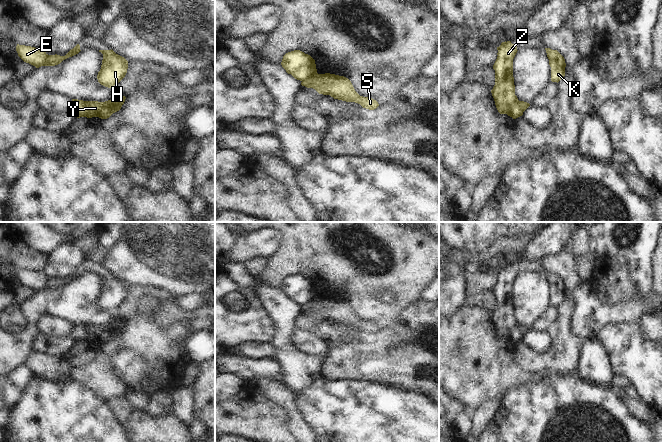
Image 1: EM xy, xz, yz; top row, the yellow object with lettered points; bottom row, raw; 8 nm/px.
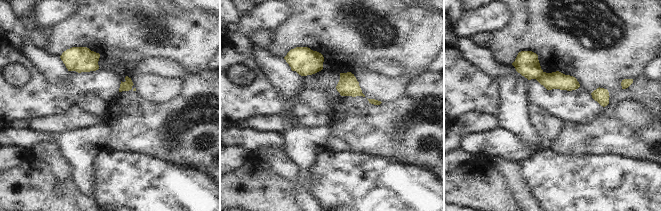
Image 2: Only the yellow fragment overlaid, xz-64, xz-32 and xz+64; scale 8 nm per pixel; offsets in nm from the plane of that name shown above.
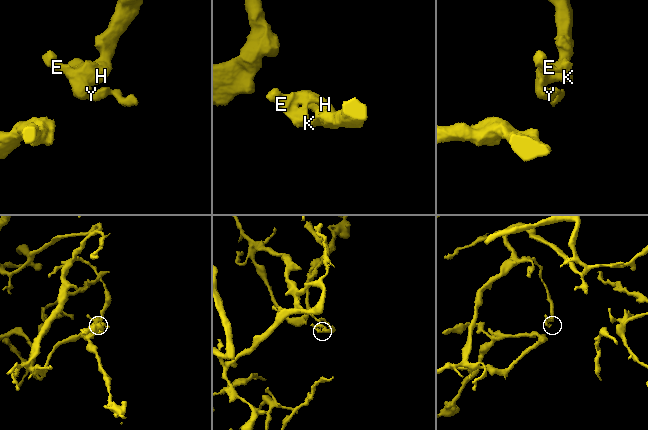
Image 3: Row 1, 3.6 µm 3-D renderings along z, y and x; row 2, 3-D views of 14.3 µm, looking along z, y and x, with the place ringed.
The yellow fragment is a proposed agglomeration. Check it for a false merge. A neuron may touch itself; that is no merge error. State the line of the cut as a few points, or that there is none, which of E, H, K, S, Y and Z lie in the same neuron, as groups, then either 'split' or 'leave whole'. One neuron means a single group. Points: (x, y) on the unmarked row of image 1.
cut xy (83, 325), (86, 340); groups E H K Z / S Y; split

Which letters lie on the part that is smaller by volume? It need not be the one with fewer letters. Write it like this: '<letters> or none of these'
S, Y

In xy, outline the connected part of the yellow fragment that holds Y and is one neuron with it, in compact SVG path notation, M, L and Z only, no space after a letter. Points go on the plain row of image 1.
M116 320L115 322L105 325L84 325L86 332L86 341L99 341L101 343L109 342L113 337L119 335L125 326L125 320Z

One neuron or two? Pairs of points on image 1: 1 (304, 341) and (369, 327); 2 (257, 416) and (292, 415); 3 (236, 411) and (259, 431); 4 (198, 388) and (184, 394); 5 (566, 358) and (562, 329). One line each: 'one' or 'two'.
1: two
2: two
3: one
4: two
5: one

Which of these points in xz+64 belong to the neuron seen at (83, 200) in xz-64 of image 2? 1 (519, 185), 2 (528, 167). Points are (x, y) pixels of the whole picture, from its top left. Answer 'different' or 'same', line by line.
1: same
2: different

